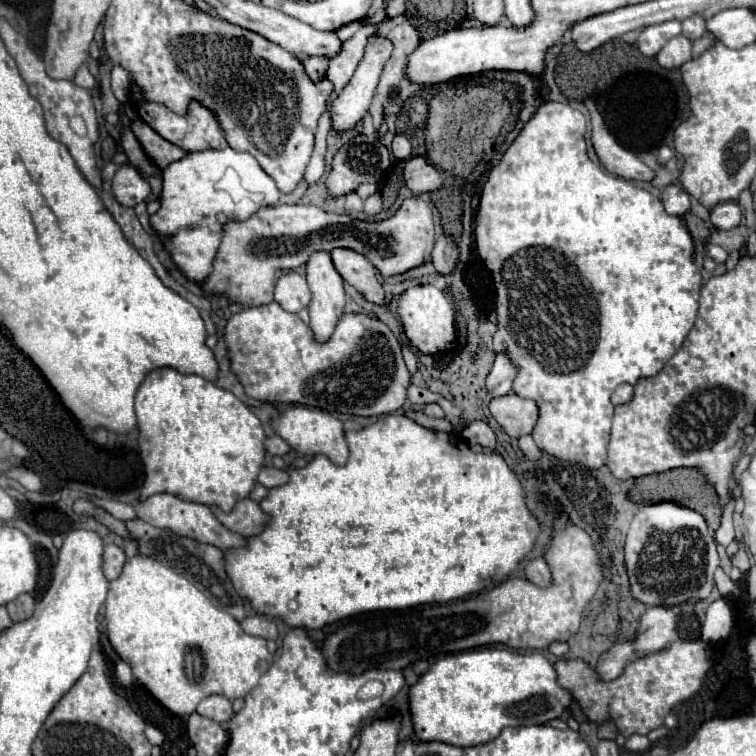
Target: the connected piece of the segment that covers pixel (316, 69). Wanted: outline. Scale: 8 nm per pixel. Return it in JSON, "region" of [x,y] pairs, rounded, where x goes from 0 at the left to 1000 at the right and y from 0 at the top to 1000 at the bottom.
{"region":[[[403,75],[403,78],[398,78],[398,83],[411,107],[425,107],[433,97],[435,79],[430,75]]]}

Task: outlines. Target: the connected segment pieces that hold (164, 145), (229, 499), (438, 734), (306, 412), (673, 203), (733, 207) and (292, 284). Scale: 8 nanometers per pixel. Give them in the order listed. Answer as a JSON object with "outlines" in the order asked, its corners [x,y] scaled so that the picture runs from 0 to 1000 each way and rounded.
{"outlines":[[[[176,160],[173,163],[173,173],[179,176],[181,187],[187,189],[192,205],[197,210],[202,210],[202,216],[210,224],[218,224],[226,213],[234,213],[245,205],[242,197],[237,197],[234,192],[226,192],[224,187],[216,187],[216,181],[210,181],[194,163],[189,160]]],[[[205,488],[187,507],[179,525],[179,546],[184,560],[187,607],[192,615],[192,639],[187,660],[205,652],[224,652],[242,663],[284,668],[298,679],[329,657],[340,642],[340,628],[351,612],[351,570],[340,549],[316,530],[306,517],[298,517],[263,496],[239,496],[231,488]]],[[[642,856],[581,872],[562,893],[557,893],[554,903],[544,909],[541,925],[552,980],[586,980],[604,988],[623,988],[652,980],[663,964],[673,959],[721,959],[731,951],[739,951],[755,935],[758,917],[737,903],[737,888],[721,866]]],[[[385,536],[361,557],[361,567],[366,570],[369,578],[374,578],[398,602],[406,602],[406,604],[430,602],[443,615],[459,612],[459,583],[456,583],[454,560],[427,541],[417,541],[417,538],[403,536]]],[[[882,247],[874,258],[874,266],[880,271],[880,279],[885,284],[893,284],[893,287],[903,287],[914,276],[911,255],[903,253],[901,247]]],[[[972,266],[951,269],[940,276],[940,295],[946,298],[946,303],[964,306],[964,303],[975,300],[978,292],[980,292],[980,276]]],[[[382,358],[364,377],[364,398],[382,414],[396,414],[411,398],[411,385],[403,364]]]]}

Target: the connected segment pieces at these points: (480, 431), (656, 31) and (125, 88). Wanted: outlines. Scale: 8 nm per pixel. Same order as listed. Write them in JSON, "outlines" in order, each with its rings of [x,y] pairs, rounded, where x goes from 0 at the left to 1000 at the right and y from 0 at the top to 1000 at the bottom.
{"outlines":[[[[623,557],[620,562],[615,562],[615,567],[610,570],[610,578],[620,586],[620,589],[639,589],[647,594],[655,594],[655,573],[652,567],[642,560],[642,557]]],[[[880,28],[874,33],[861,33],[848,41],[843,62],[851,73],[864,75],[872,70],[872,65],[890,49],[901,46],[901,30],[898,28]]],[[[151,86],[147,93],[147,118],[157,134],[168,134],[171,126],[171,97],[157,86]]]]}

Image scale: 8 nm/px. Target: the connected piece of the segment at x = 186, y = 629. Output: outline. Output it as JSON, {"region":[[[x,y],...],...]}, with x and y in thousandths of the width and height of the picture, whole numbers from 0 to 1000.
{"region":[[[179,734],[163,750],[157,766],[144,771],[139,795],[142,840],[155,866],[173,880],[176,896],[226,943],[253,946],[263,927],[287,917],[300,925],[324,922],[356,885],[361,866],[353,861],[348,843],[327,840],[316,821],[287,806],[255,771],[242,761],[218,750],[213,742],[192,734]]]}

